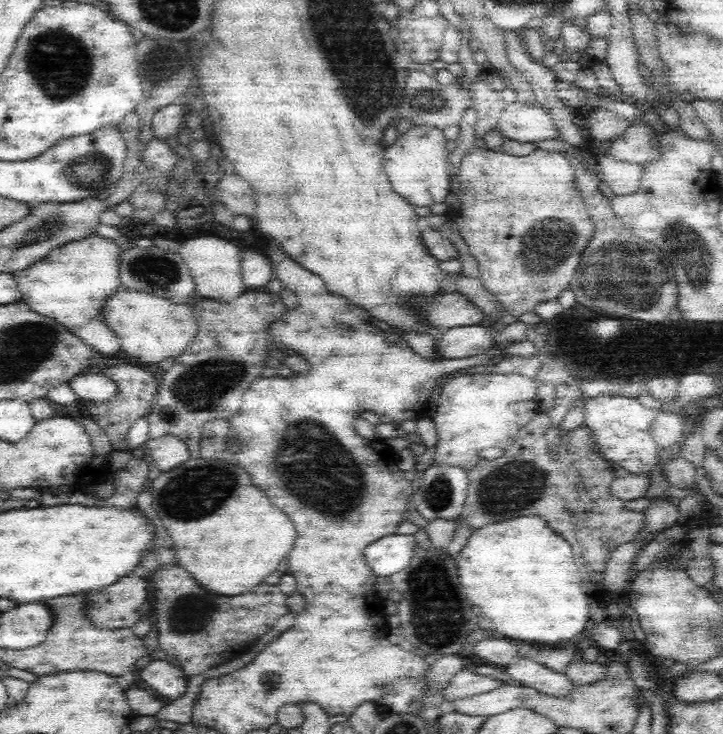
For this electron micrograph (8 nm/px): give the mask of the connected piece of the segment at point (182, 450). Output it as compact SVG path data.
M172 435L150 439L142 446L144 455L150 456L152 462L160 468L160 473L166 473L180 466L191 458L188 446Z

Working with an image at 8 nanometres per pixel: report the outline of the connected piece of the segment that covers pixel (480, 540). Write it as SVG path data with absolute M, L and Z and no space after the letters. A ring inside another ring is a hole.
M522 515L513 519L502 519L498 522L486 523L486 526L476 529L469 537L468 543L460 552L460 556L457 559L457 569L459 572L459 581L470 601L470 604L476 608L480 606L482 608L482 616L491 620L494 630L502 636L508 638L514 638L514 640L522 640L522 642L528 642L528 644L546 644L546 646L564 646L566 644L574 644L577 642L586 632L584 628L588 626L588 594L582 592L580 588L580 580L578 580L578 574L576 574L576 564L574 564L574 558L572 558L572 550L570 550L570 544L565 540L562 535L552 530L552 527L548 525L546 519L542 519L540 515Z

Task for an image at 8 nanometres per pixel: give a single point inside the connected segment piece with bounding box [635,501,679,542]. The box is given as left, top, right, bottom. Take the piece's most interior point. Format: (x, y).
(658, 517)

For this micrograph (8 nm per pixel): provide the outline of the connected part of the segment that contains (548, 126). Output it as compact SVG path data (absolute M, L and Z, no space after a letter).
M515 101L506 105L499 116L497 129L502 136L516 142L559 139L554 119L538 103L525 105Z

